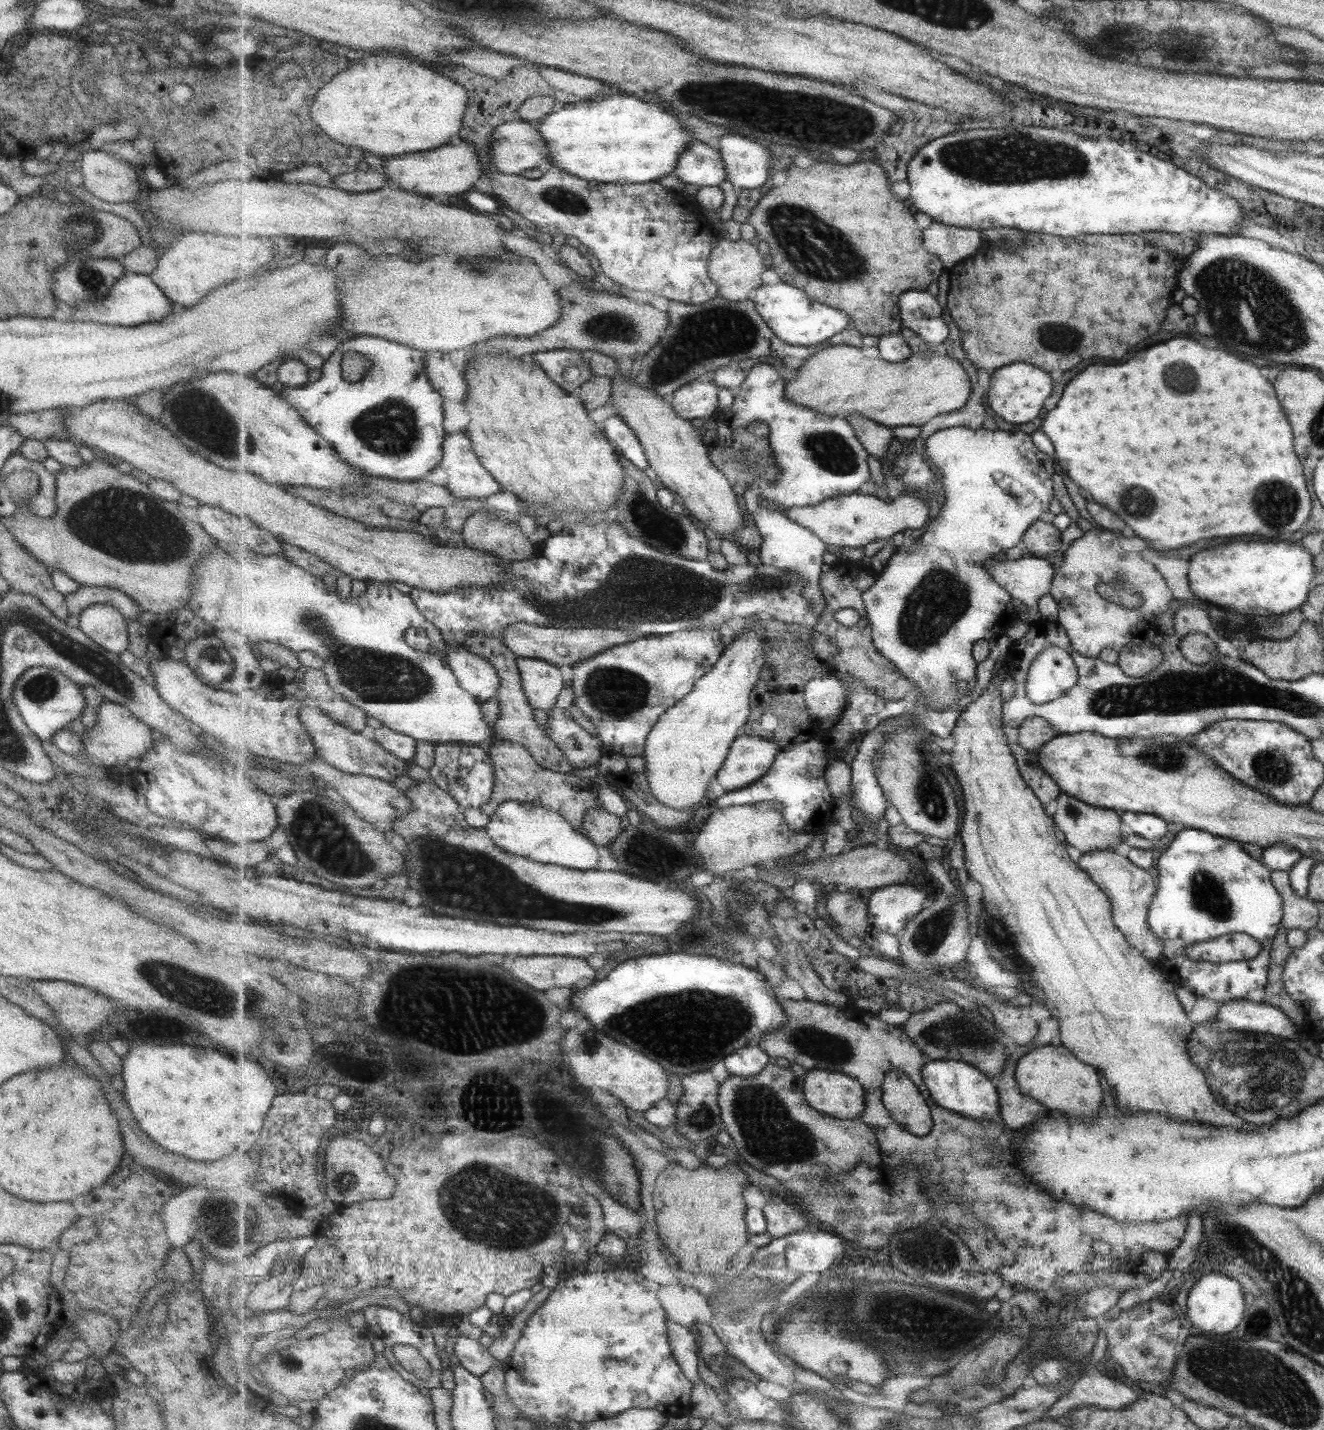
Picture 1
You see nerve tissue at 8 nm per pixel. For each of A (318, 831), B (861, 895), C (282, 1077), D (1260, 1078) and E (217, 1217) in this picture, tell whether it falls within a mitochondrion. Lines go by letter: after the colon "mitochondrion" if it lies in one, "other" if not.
A: mitochondrion
B: other
C: other
D: mitochondrion
E: mitochondrion

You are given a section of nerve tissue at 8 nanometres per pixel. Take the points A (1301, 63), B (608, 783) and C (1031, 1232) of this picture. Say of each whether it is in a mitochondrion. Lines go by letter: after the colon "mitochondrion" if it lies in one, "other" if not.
A: other
B: other
C: other

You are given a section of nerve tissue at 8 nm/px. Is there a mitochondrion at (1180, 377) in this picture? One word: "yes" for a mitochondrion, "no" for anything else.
yes

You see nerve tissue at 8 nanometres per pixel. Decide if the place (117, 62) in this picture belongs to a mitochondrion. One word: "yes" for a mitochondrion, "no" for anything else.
yes

